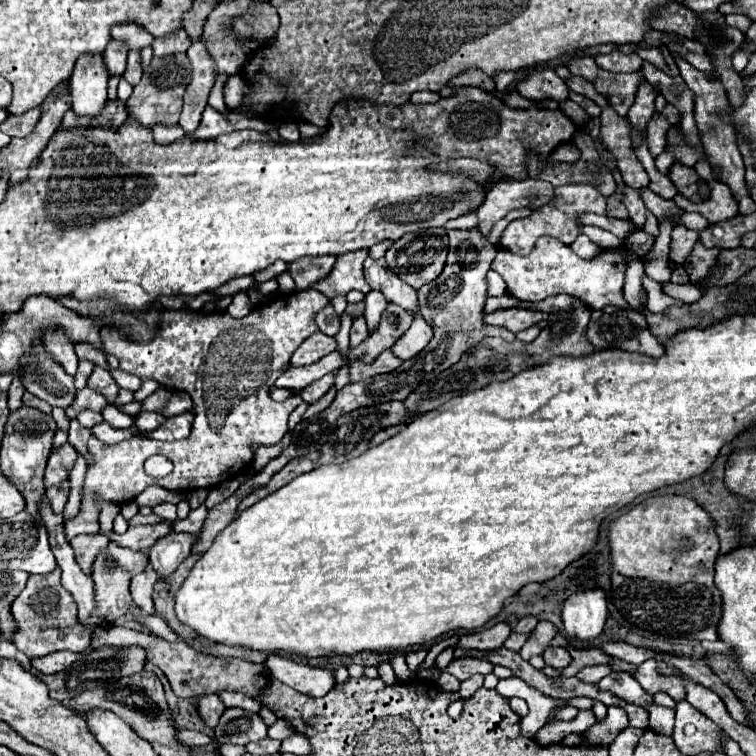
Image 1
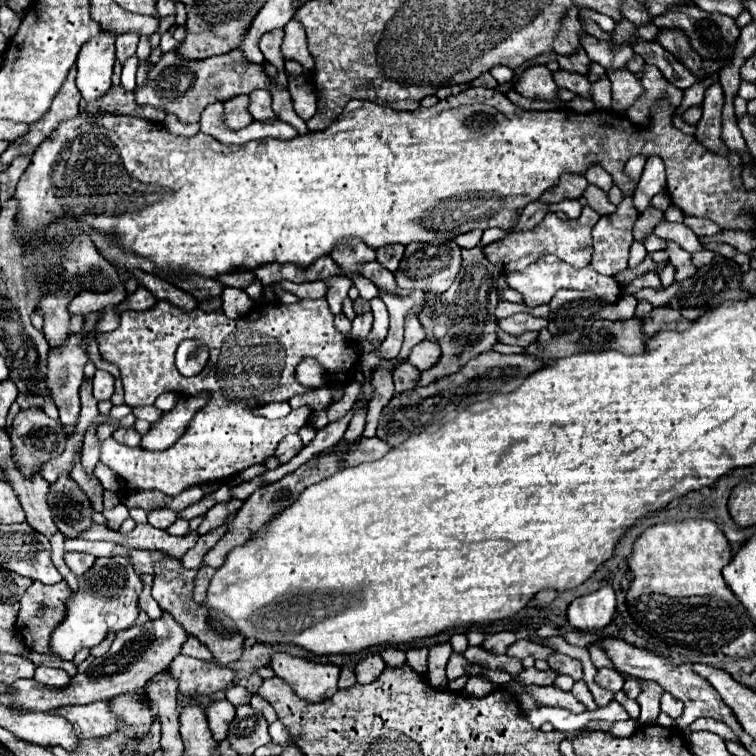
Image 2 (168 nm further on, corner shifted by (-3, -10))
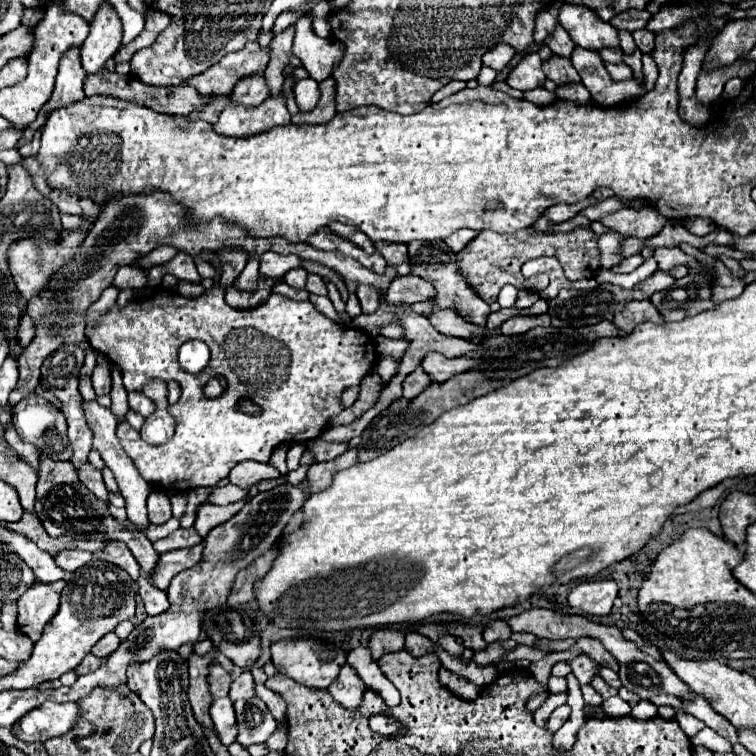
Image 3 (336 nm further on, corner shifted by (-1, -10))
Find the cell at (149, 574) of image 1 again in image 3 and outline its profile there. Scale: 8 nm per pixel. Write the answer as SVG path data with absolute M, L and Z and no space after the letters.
M141 576L137 580L137 584L139 584L139 594L143 598L143 604L145 604L145 610L149 616L157 616L169 608L169 600L167 600L165 590L153 588L145 576Z

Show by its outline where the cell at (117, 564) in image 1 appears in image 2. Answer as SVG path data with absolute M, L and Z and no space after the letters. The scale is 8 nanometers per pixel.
M97 558L91 570L83 578L79 578L77 594L71 594L71 598L67 600L67 616L51 636L51 652L63 660L73 660L77 650L93 648L107 634L131 628L139 614L137 596L141 588L141 576L135 572L133 564L129 564L127 558Z

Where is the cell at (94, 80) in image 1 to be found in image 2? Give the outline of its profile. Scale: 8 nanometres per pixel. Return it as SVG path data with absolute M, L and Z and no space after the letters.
M101 32L81 48L77 58L77 88L85 102L95 102L109 92L113 64L115 36L111 32Z

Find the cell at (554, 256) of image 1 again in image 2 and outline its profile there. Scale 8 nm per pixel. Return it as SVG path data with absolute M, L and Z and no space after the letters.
M545 254L543 258L539 258L535 264L531 264L529 268L525 268L523 272L511 272L511 274L507 274L505 282L523 296L523 304L529 306L529 308L535 308L535 306L541 306L541 304L549 304L551 298L555 296L555 292L561 290L561 288L581 290L581 292L583 290L593 292L599 300L603 300L607 304L615 304L619 300L619 296L621 296L621 286L617 284L615 278L603 276L603 274L595 272L591 266L573 268L573 266L565 264L563 260L559 260L553 254Z

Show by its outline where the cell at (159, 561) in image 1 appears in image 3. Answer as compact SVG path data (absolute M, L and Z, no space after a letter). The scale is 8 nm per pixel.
M107 540L105 542L105 548L103 550L97 550L93 556L99 558L99 560L105 560L105 562L111 562L111 564L123 568L123 570L127 570L127 574L133 580L137 580L139 574L141 574L141 566L137 564L137 560L131 556L129 548L123 542Z

